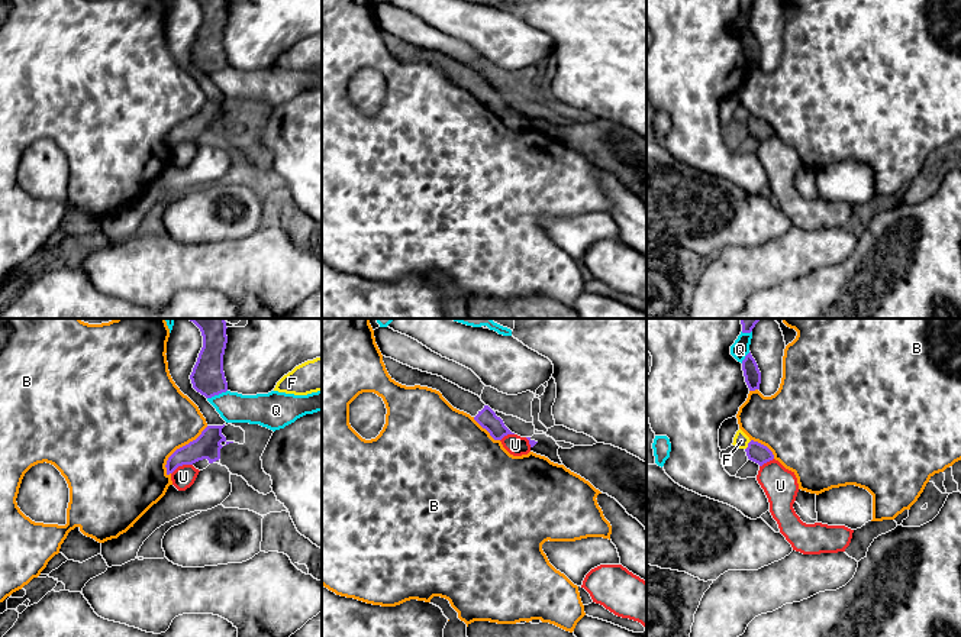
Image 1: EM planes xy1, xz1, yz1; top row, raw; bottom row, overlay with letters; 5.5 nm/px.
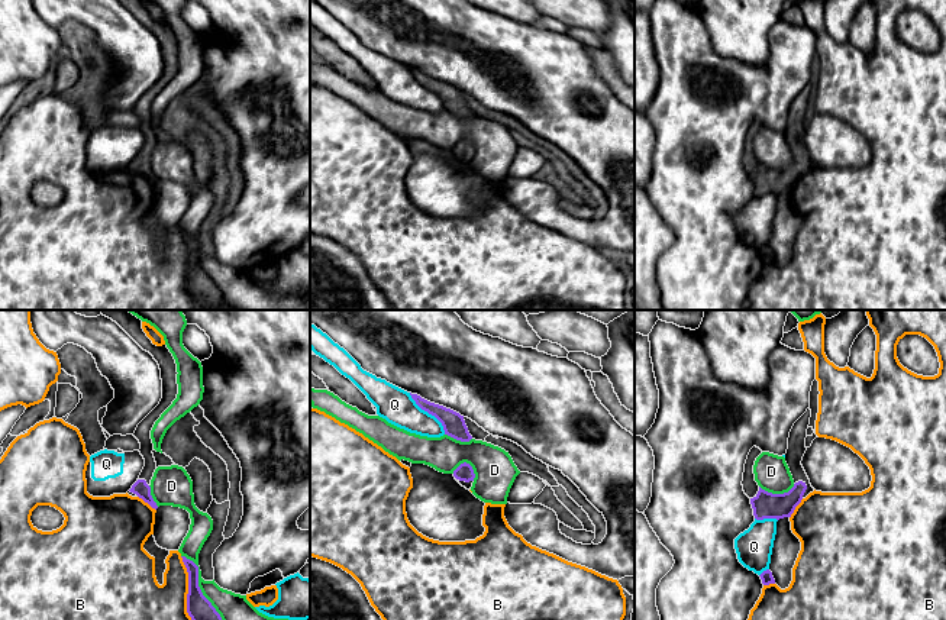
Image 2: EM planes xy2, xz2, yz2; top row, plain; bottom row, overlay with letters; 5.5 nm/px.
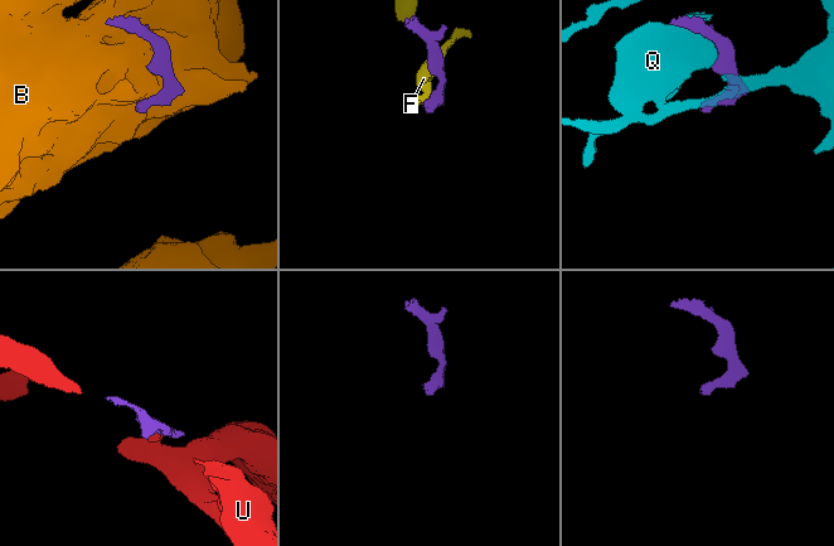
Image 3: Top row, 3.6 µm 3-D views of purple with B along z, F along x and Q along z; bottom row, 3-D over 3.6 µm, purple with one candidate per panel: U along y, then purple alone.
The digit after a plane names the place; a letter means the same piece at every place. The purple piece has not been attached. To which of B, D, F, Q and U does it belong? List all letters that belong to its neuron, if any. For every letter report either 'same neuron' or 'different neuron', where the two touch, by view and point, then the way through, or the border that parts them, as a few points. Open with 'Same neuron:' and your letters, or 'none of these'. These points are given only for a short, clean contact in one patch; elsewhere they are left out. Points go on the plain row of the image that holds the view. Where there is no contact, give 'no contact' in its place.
Same neuron: none of these
B: different neuron | xy2 (187, 271)
D: different neuron | xy2 (199, 262)
F: different neuron | yz1 (748, 120) | along yz1 (751, 116), (745, 125)
Q: different neuron | xz2 (429, 89)
U: different neuron | xy1 (181, 141) | along xy1 (192, 139), (183, 139), (171, 149)

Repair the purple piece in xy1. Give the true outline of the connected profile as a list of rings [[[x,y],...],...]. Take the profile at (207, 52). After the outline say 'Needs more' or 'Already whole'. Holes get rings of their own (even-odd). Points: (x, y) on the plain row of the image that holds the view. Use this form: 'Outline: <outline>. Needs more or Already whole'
Outline: [[[196,0],[203,12],[203,23],[190,51],[193,64],[212,74],[228,67],[223,30],[228,19],[226,0]]]. Already whole

